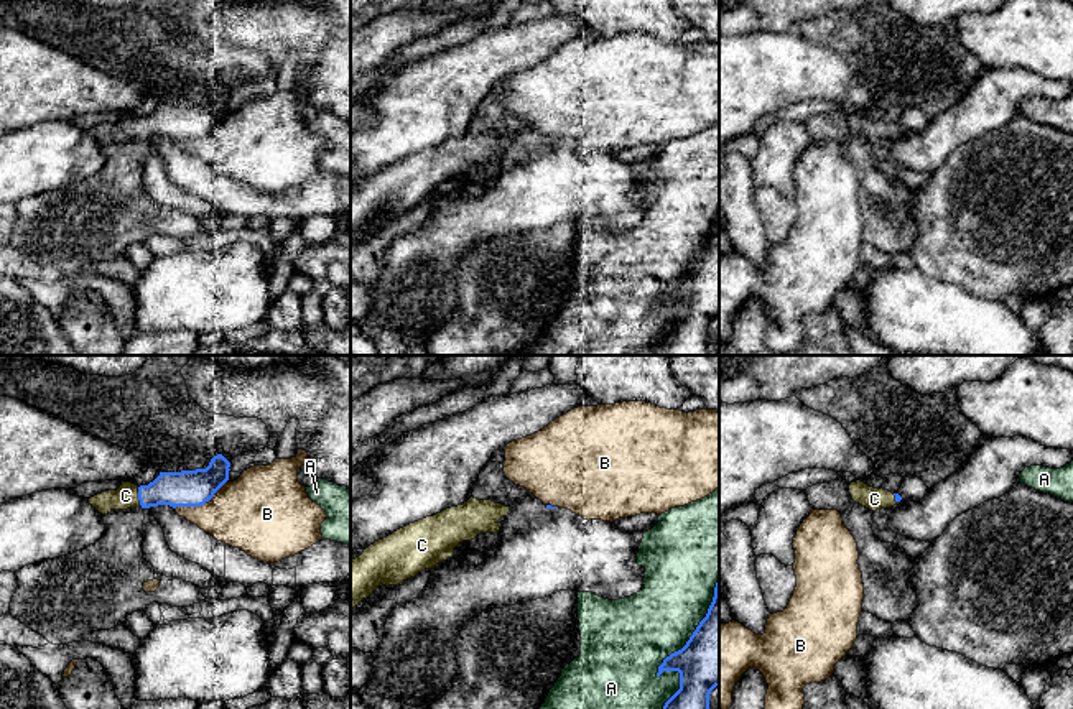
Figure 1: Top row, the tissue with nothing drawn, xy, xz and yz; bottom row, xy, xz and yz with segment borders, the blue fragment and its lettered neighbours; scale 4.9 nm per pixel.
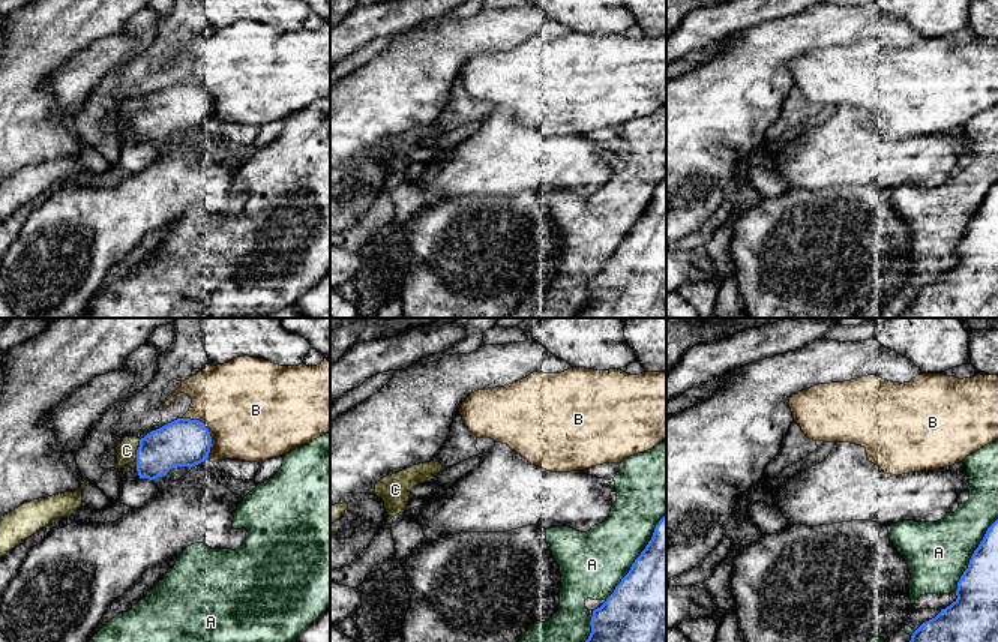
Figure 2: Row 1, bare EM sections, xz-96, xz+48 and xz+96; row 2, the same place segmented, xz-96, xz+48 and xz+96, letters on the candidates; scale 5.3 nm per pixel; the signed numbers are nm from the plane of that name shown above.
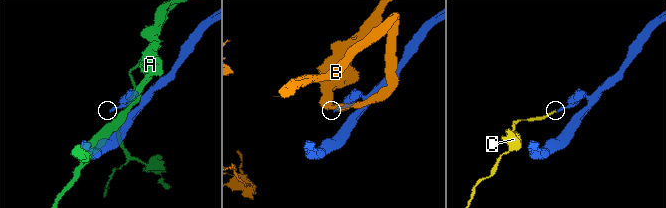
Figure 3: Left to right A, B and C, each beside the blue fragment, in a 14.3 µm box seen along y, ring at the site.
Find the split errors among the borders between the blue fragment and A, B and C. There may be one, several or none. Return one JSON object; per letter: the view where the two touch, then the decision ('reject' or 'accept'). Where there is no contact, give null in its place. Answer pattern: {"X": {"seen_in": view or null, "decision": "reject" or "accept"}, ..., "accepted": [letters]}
{"A": {"seen_in": "xz", "decision": "reject"}, "B": {"seen_in": "xy", "decision": "reject"}, "C": {"seen_in": "xy", "decision": "accept"}, "accepted": ["C"]}

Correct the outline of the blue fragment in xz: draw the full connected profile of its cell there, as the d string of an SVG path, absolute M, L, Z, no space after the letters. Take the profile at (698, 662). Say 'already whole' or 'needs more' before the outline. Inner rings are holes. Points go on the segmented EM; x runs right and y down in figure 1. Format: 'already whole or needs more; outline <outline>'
already whole; outline M719 581L706 617L686 645L663 660L657 676L663 671L680 673L680 689L663 709L709 709L709 694L719 686Z

